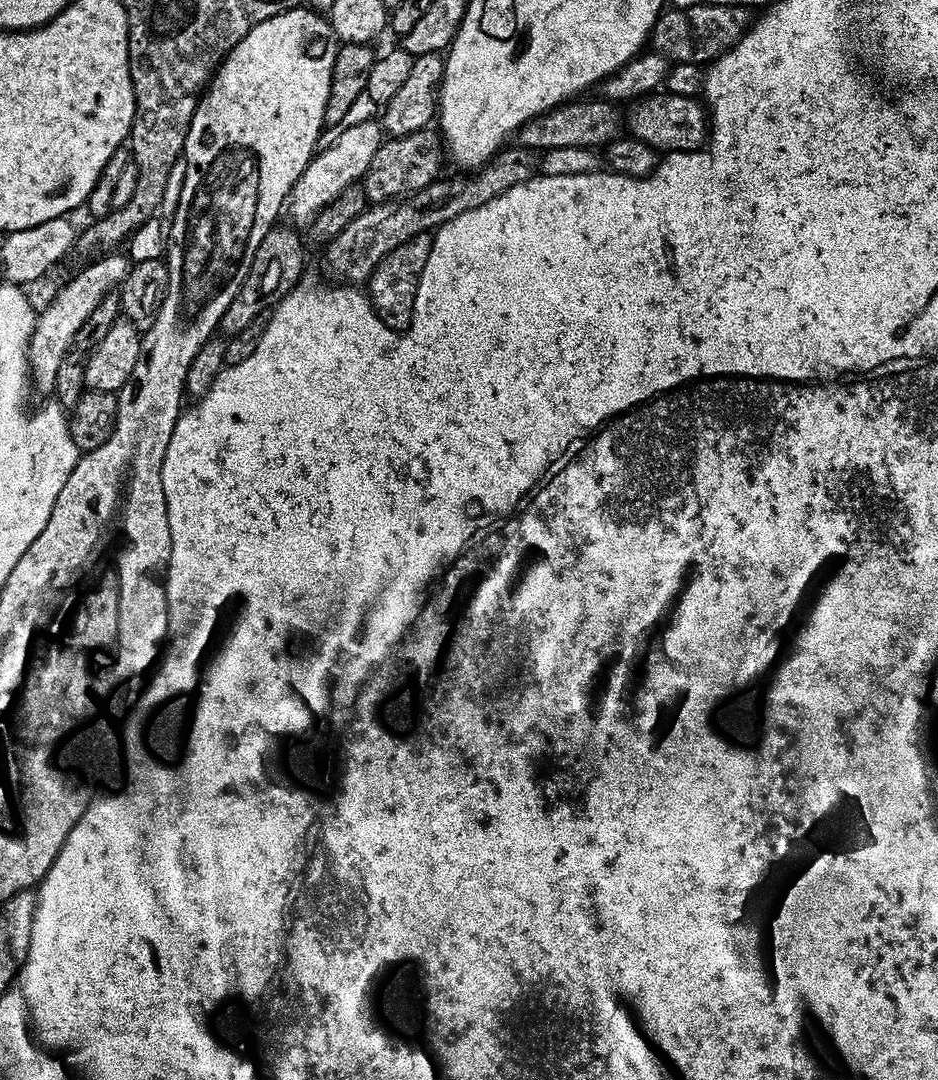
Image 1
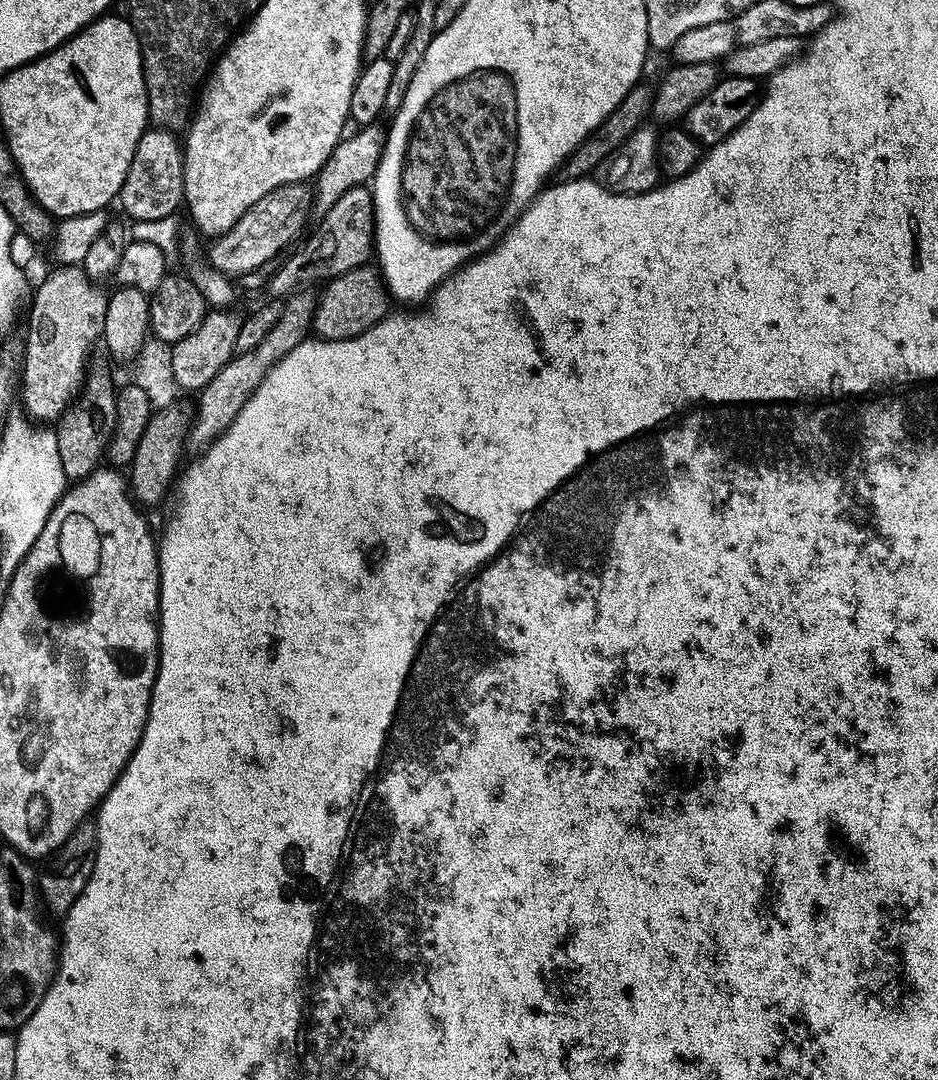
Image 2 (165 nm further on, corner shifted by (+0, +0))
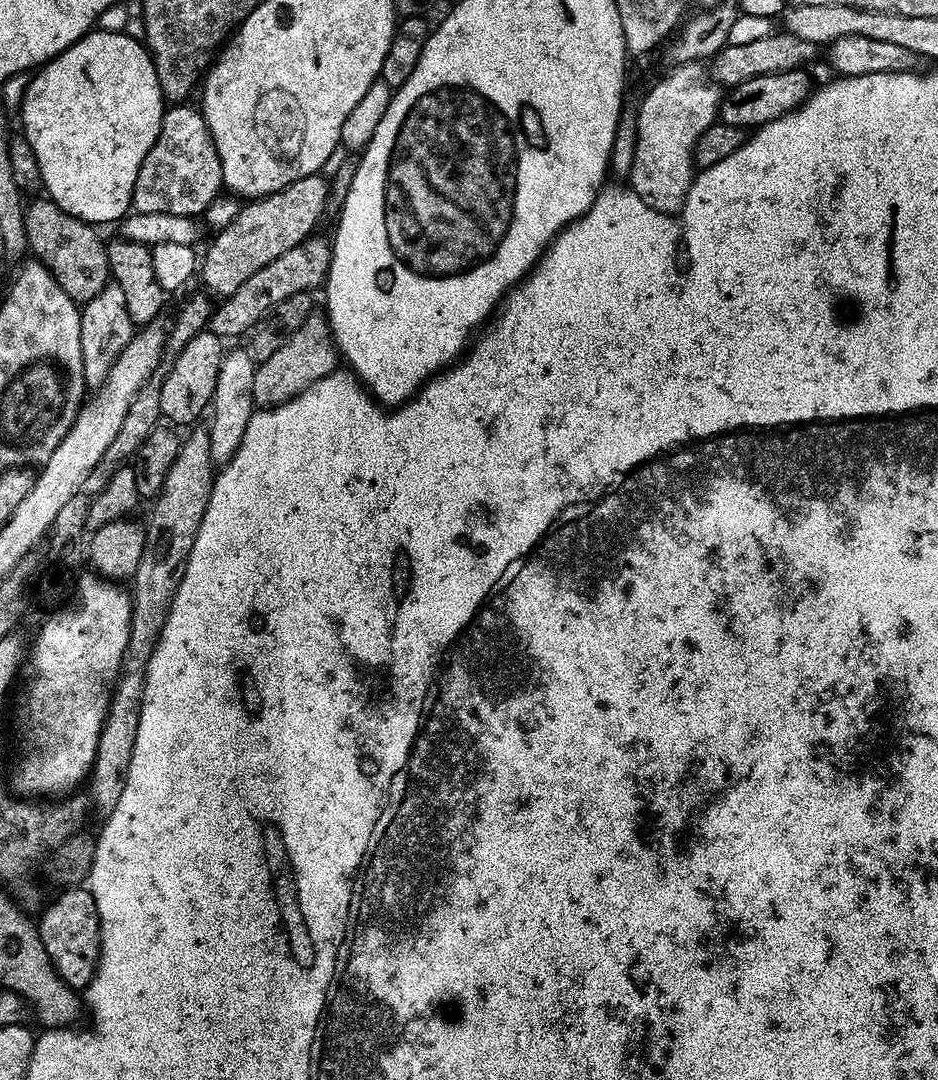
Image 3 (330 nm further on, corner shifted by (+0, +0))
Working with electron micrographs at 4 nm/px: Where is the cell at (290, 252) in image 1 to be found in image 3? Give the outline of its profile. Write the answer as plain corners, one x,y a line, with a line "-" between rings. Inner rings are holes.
203,330
186,343
185,348
177,354
173,364
162,384
161,417
173,425
192,424
200,415
209,411
215,394
215,384
218,382
220,362
222,359
221,337
213,332

